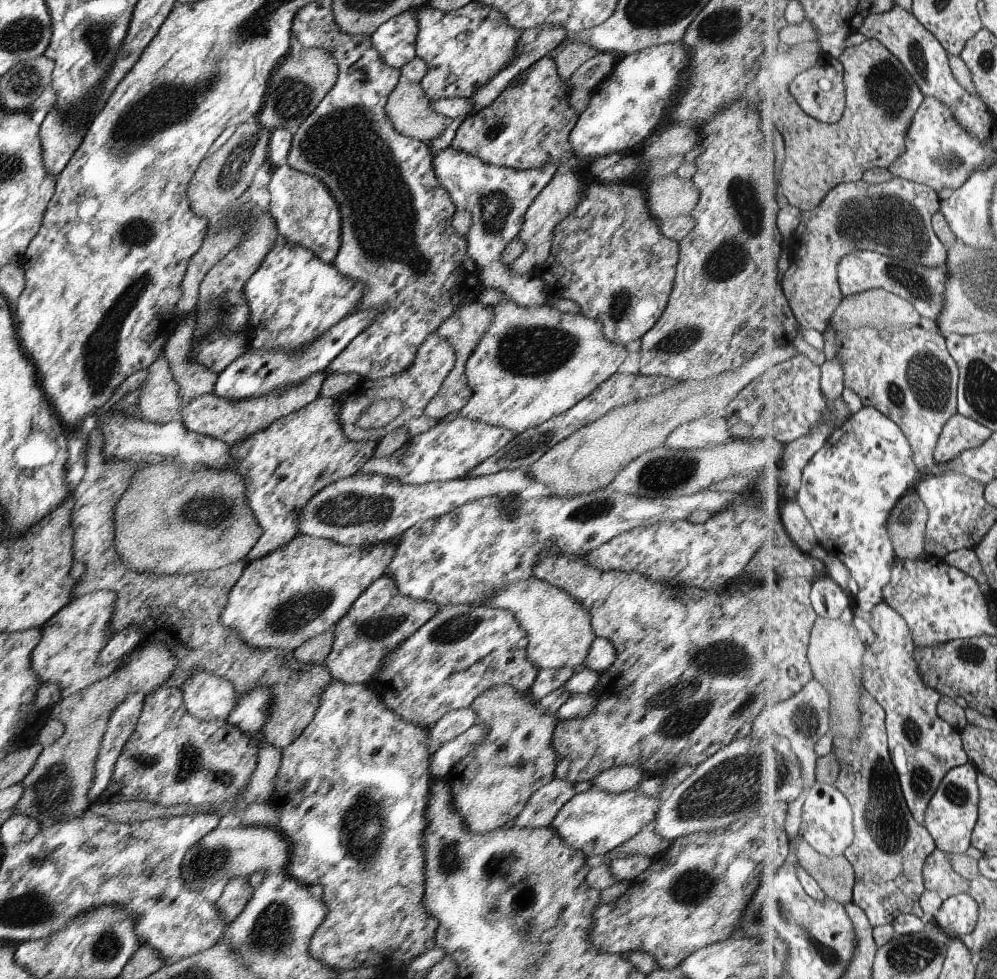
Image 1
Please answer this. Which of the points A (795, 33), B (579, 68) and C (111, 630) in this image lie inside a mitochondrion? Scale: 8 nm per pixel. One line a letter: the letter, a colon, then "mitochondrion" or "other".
A: other
B: other
C: other

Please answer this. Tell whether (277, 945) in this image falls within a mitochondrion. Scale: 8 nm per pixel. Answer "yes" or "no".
yes

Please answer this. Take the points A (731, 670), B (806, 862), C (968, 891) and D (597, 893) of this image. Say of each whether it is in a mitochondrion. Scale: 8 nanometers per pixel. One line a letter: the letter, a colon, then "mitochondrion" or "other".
A: mitochondrion
B: other
C: other
D: other

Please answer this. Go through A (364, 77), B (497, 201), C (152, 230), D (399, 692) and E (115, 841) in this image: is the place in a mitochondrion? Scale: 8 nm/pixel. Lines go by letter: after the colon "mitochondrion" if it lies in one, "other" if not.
A: other
B: mitochondrion
C: mitochondrion
D: other
E: other

